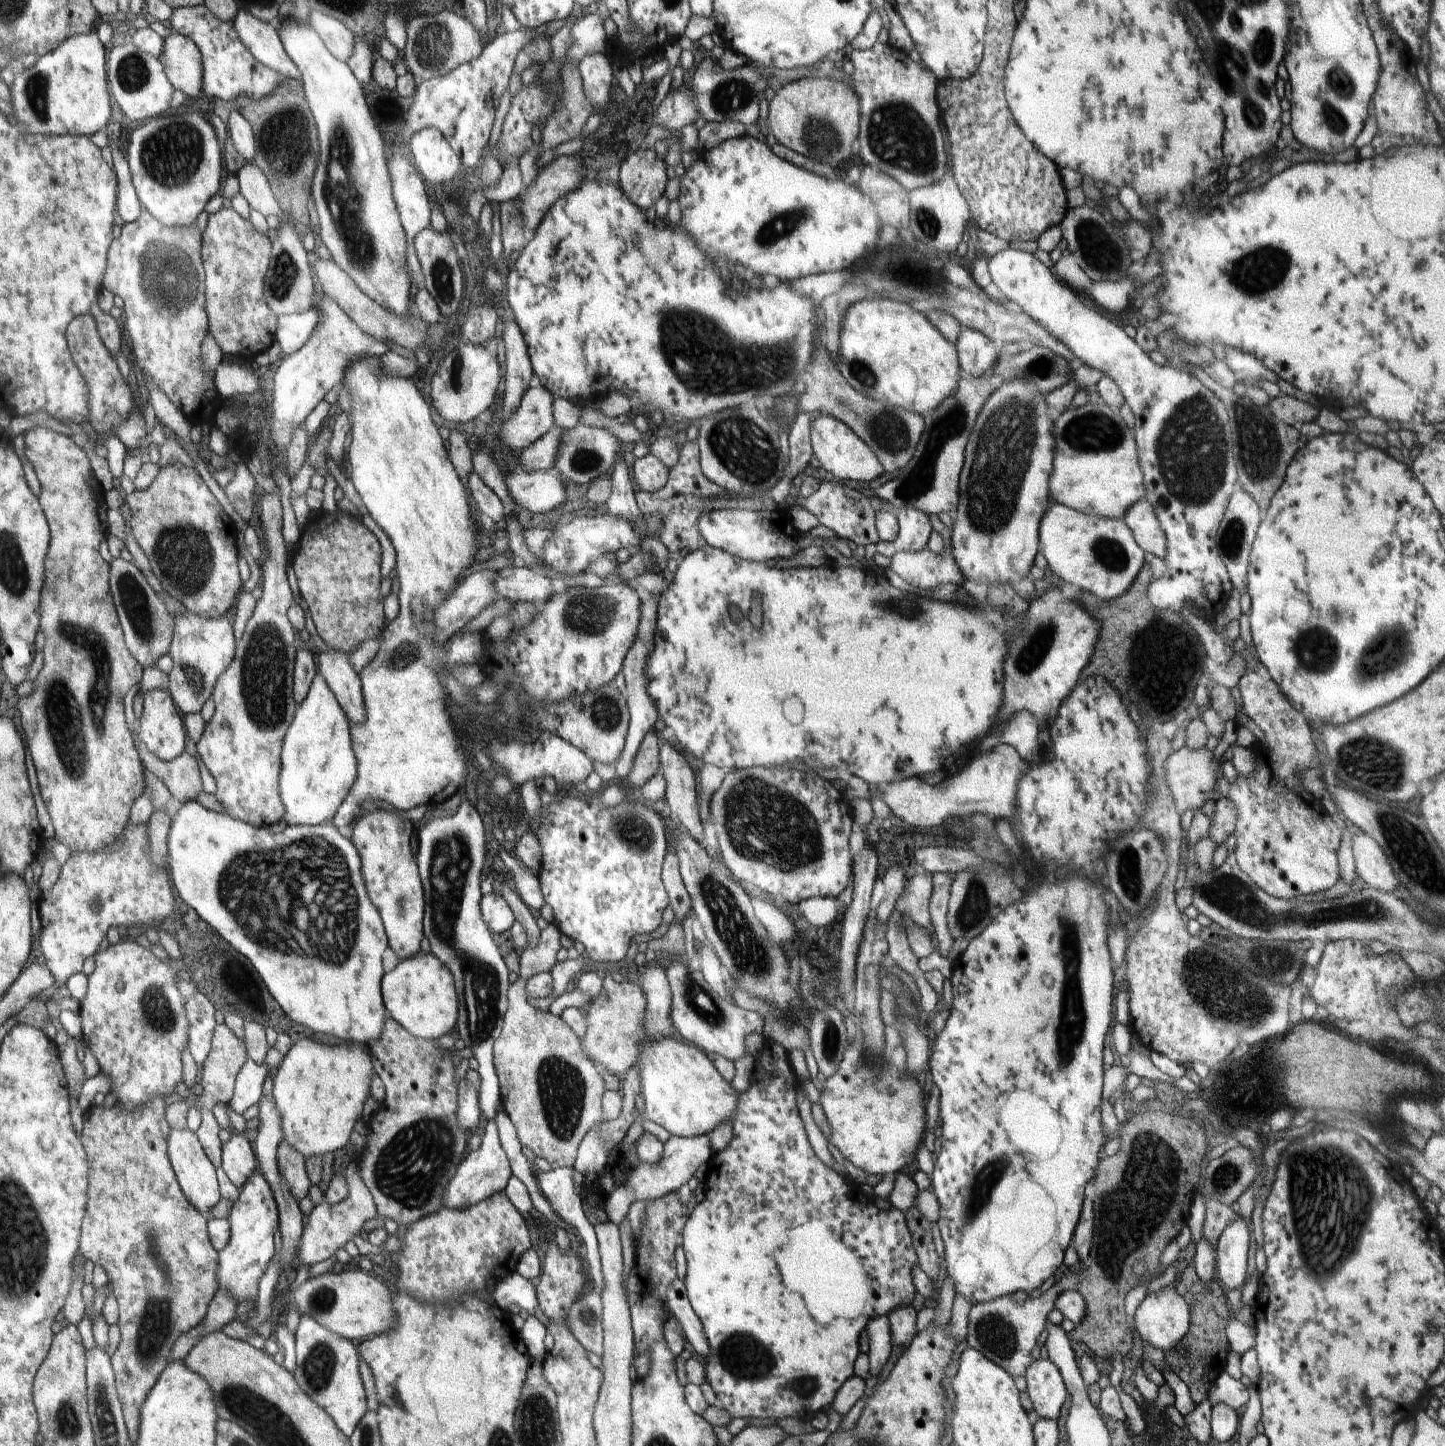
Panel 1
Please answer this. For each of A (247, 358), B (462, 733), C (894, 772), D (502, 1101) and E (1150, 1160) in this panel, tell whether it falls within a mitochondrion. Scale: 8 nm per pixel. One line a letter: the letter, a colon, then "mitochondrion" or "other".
A: other
B: other
C: other
D: other
E: mitochondrion

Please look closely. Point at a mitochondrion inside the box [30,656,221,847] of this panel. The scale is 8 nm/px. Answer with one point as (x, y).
(194, 679)

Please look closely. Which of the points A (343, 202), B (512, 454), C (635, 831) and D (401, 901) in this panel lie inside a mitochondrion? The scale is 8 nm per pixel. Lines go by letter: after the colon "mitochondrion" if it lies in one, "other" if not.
A: mitochondrion
B: other
C: mitochondrion
D: mitochondrion

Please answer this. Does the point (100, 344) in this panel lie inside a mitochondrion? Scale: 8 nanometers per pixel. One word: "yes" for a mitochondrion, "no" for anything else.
no

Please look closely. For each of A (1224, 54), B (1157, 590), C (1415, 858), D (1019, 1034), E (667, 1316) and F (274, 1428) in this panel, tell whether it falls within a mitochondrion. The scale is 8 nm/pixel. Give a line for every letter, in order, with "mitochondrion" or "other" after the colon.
A: other
B: other
C: mitochondrion
D: other
E: other
F: mitochondrion

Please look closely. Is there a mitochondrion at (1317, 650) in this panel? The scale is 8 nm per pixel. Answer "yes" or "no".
yes

